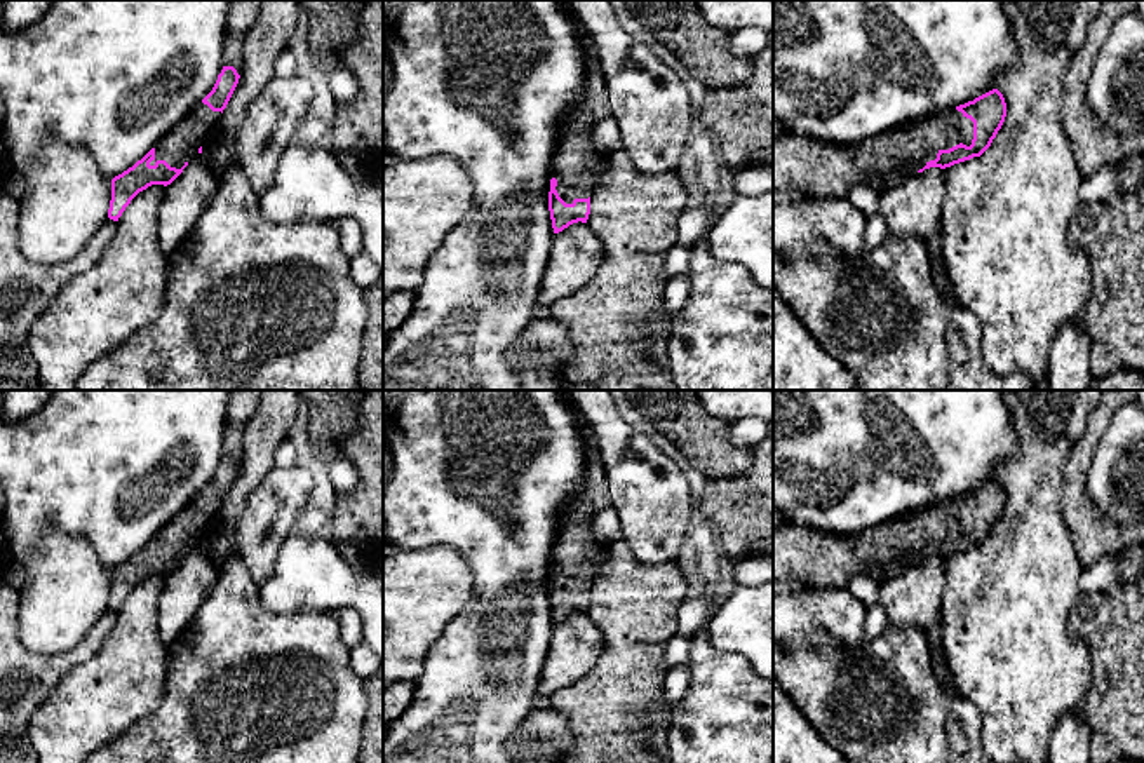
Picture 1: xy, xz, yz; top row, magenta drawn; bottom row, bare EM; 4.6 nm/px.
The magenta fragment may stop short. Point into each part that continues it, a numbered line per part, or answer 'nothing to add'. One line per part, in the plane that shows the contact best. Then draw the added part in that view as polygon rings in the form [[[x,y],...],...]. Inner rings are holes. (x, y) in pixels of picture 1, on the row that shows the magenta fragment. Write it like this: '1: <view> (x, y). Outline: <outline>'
1: yz (819, 169). Outline: [[[956,108],[890,129],[855,145],[822,143],[787,134],[773,141],[773,188],[803,192],[810,199],[846,197],[855,185],[865,185],[878,193],[885,193],[935,160],[940,150],[949,150],[959,143],[970,146],[972,139],[973,122]]]

